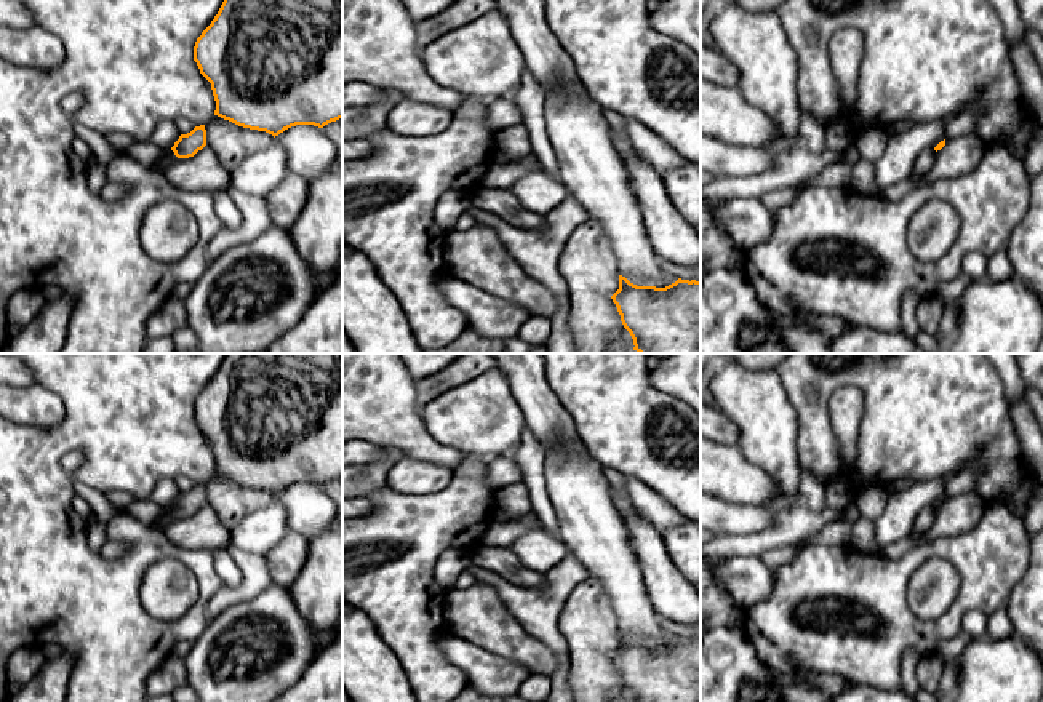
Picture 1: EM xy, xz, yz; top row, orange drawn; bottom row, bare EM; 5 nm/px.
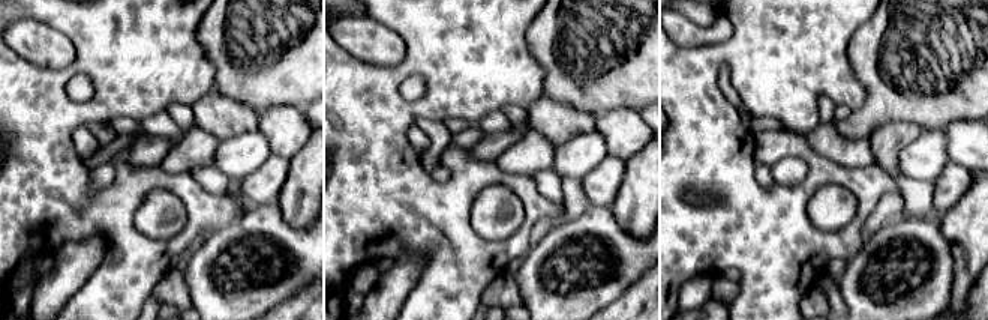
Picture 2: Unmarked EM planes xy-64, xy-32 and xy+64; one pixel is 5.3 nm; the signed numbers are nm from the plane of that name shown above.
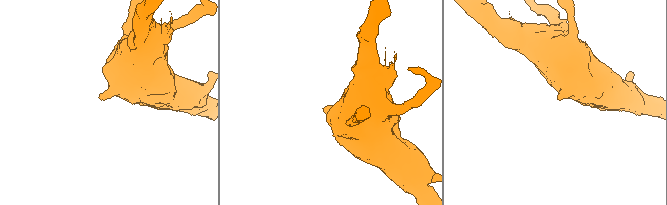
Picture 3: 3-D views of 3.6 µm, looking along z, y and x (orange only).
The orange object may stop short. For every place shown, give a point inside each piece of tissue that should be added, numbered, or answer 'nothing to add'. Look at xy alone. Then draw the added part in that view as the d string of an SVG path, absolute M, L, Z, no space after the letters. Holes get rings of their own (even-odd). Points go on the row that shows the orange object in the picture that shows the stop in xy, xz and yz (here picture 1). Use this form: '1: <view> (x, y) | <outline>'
1: xy (168, 155) | M171 149L163 150L162 158L158 160L158 163L154 166L154 170L157 171L163 171L170 163L176 162L178 157L174 155L174 152Z

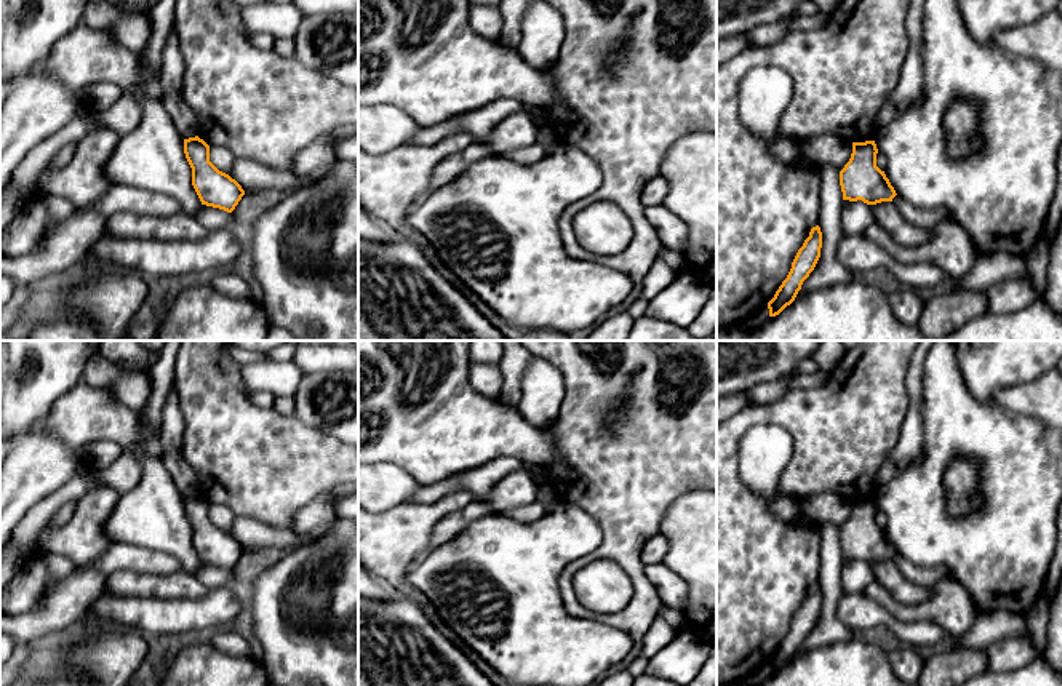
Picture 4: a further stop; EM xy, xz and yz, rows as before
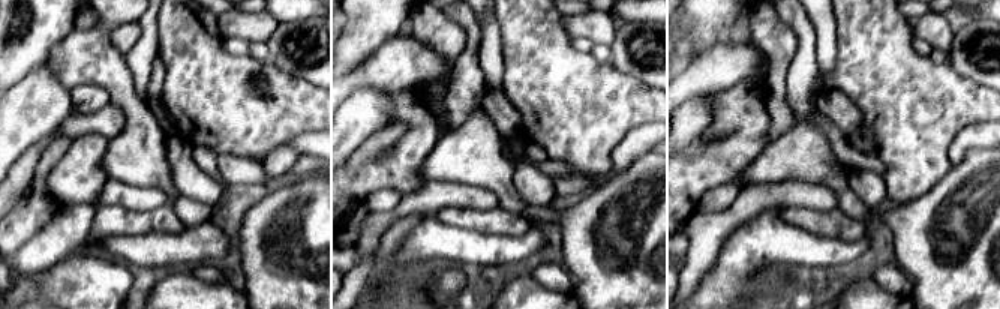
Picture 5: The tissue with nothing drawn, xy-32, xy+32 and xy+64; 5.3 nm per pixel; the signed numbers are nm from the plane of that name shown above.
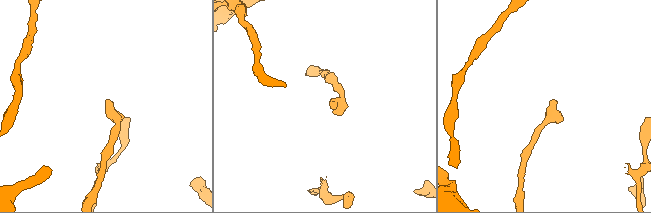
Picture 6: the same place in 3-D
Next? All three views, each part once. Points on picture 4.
nothing to add

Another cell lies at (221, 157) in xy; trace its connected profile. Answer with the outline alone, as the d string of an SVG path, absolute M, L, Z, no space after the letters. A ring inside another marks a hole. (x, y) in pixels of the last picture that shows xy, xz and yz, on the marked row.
M210 146L210 162L222 173L229 174L235 157L227 147L222 146Z

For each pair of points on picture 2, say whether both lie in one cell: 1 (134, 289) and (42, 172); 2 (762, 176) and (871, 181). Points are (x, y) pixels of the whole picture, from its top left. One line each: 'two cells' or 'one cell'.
1: one cell
2: two cells

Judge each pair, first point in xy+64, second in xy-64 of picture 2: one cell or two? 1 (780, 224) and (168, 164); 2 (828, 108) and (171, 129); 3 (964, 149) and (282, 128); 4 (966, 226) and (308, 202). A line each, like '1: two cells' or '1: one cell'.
1: two cells
2: one cell
3: one cell
4: one cell

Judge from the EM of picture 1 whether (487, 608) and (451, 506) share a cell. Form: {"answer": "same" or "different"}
{"answer": "same"}

